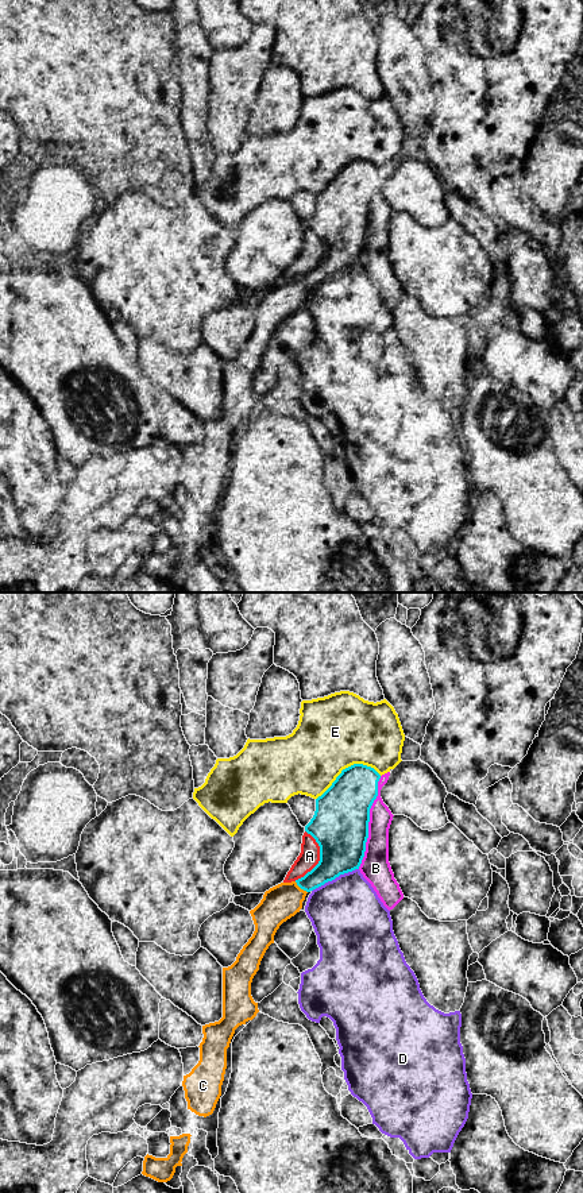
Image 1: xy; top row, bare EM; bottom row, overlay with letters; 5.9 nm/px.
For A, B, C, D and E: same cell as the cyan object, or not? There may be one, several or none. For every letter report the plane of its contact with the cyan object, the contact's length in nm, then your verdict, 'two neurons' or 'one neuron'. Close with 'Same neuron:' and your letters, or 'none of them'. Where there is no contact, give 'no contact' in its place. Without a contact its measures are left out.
A: meets cyan in xy; contact 320 nm long; two neurons
B: meets cyan in xy; contact 550 nm long; two neurons
C: meets cyan in xy; contact 100 nm long; one neuron
D: meets cyan in xy; contact 320 nm long; two neurons
E: meets cyan in xy; contact 420 nm long; two neurons
Same neuron: C

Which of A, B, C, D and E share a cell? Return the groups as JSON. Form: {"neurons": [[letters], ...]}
{"neurons": [["A"], ["B"], ["C"], ["D"], ["E"]]}

